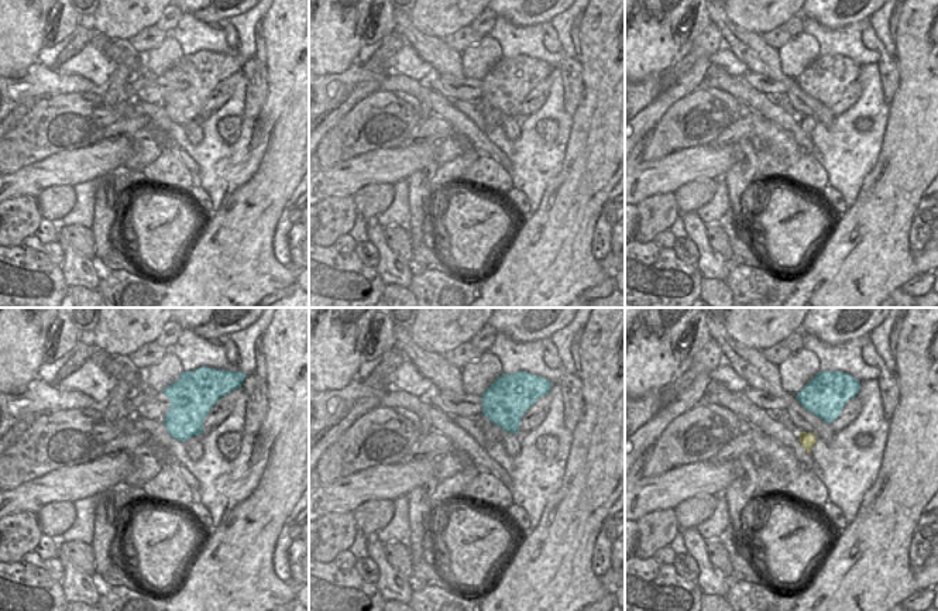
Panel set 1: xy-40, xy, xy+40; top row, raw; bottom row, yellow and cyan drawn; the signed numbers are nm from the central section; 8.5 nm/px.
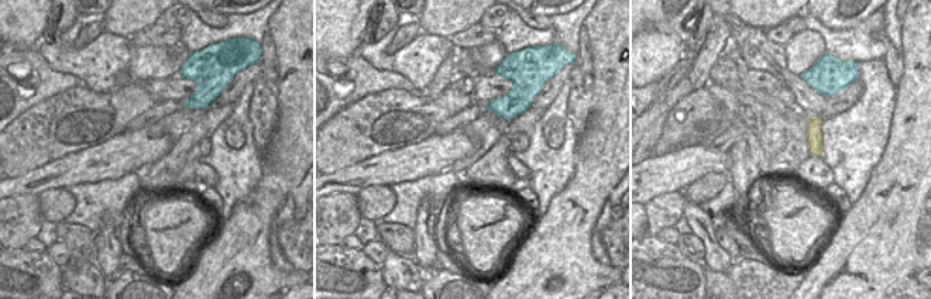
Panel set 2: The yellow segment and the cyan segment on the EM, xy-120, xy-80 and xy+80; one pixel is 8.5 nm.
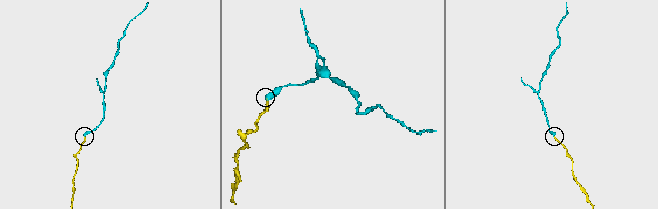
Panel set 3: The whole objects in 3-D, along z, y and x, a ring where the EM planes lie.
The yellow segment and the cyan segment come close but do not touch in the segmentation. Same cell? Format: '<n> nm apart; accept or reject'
140 nm apart; accept

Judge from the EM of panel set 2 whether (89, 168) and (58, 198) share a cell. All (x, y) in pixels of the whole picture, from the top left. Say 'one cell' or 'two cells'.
two cells

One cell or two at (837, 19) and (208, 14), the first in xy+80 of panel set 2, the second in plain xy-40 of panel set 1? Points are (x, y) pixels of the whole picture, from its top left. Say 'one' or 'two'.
one

